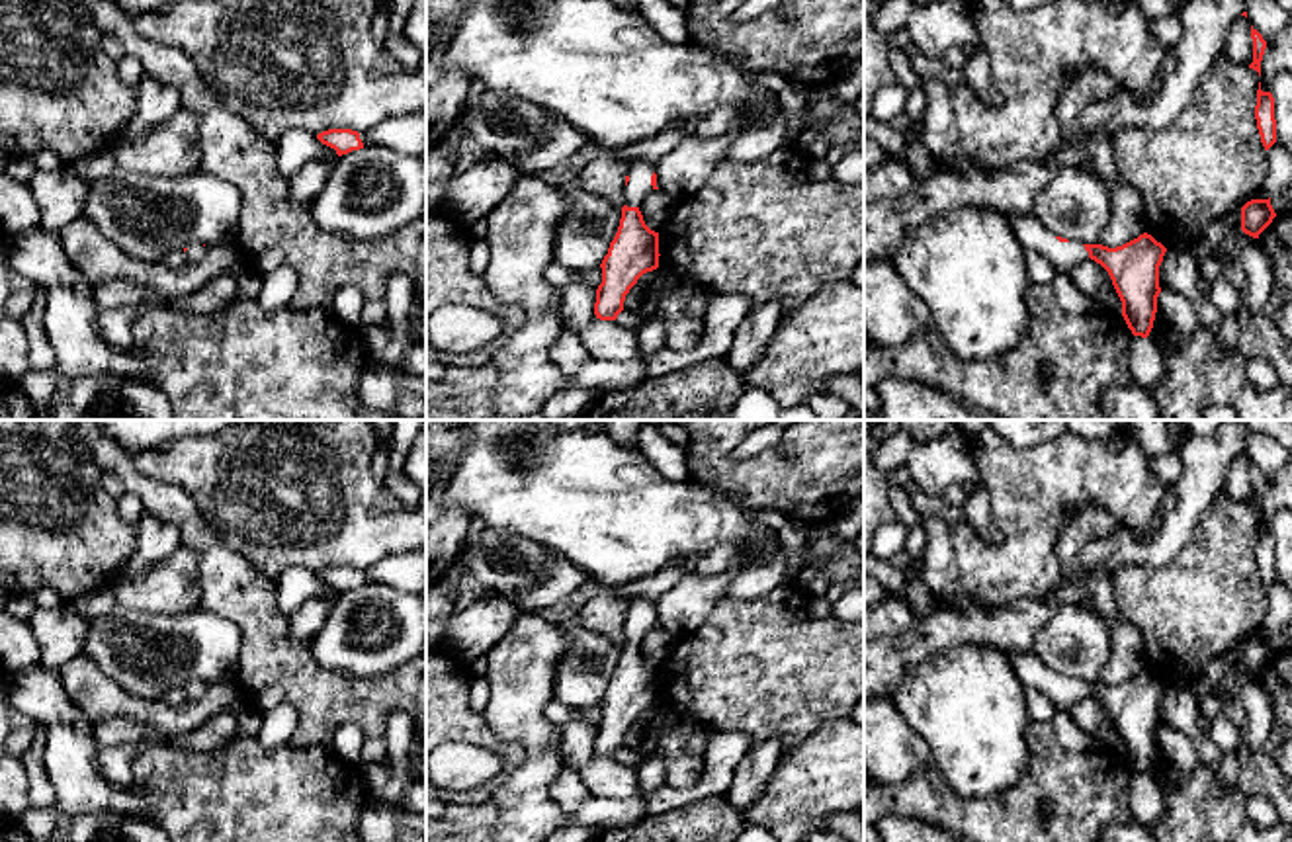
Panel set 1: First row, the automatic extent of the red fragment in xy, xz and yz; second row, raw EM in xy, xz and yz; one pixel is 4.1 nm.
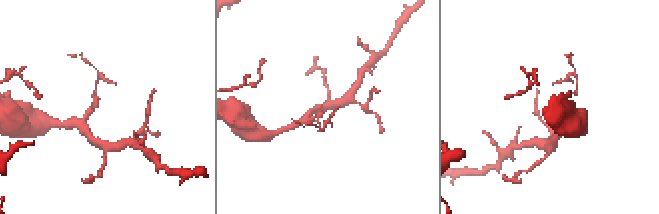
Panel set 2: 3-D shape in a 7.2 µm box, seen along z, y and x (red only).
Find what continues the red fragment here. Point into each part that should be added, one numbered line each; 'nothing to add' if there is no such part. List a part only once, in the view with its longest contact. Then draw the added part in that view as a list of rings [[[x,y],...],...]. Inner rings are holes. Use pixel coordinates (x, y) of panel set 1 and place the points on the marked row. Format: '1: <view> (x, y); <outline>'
1: xz (640, 172); [[[633,160],[627,164],[629,182],[624,189],[624,203],[627,207],[639,207],[641,199],[653,191],[651,176],[655,172],[655,164],[645,160]]]

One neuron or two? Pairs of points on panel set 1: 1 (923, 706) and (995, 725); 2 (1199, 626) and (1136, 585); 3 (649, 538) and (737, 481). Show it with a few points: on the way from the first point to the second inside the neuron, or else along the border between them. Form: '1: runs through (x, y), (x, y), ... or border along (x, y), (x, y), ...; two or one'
1: runs through (941, 706), (966, 706), (978, 717); one
2: runs through (1183, 610), (1152, 598); one
3: border along (706, 483), (732, 497); two

